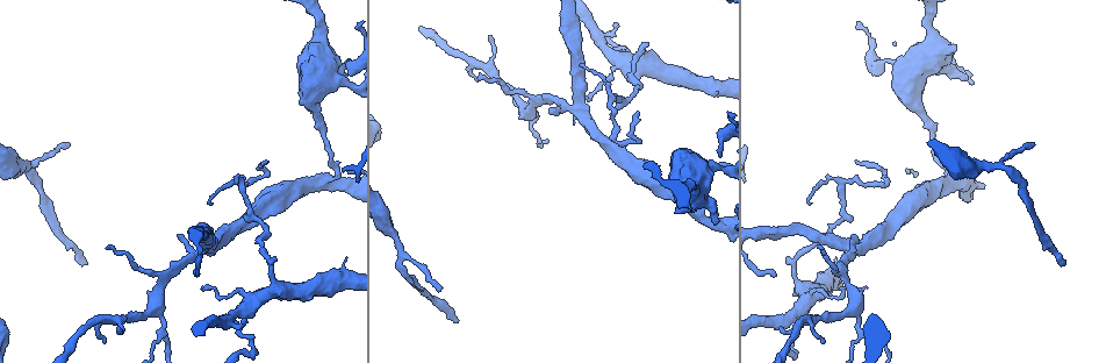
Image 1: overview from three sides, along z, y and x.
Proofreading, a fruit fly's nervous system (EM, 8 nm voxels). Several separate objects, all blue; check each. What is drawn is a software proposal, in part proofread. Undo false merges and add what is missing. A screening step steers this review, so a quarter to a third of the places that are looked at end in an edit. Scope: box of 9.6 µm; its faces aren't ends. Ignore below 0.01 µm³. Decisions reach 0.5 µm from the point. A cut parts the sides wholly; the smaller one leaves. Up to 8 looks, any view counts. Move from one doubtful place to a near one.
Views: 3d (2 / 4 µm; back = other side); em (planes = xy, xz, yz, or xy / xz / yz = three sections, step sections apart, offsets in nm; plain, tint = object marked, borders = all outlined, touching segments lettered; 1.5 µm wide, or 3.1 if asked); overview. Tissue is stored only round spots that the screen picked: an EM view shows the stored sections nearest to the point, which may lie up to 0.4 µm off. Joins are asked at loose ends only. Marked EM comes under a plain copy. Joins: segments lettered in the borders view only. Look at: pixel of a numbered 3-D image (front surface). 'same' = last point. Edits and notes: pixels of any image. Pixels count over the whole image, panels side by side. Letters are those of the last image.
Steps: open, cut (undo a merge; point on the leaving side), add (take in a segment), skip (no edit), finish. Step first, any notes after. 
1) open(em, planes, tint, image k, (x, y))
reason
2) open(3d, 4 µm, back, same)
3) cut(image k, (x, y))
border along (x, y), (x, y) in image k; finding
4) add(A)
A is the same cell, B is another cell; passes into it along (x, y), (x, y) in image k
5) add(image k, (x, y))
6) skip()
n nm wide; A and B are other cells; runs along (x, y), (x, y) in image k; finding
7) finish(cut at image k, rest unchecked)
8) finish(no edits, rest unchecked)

open(3d, 2 µm, image 1, (456, 321))
thin end

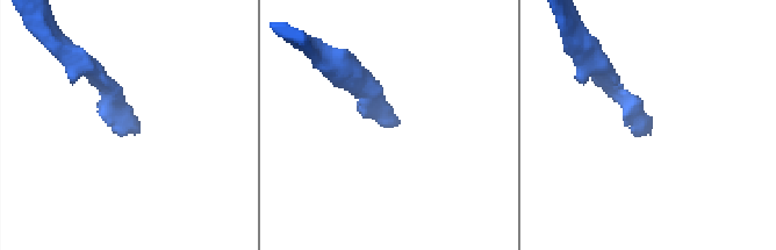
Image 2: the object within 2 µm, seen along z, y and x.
open(em, planes, borders, image 2, (396, 121))

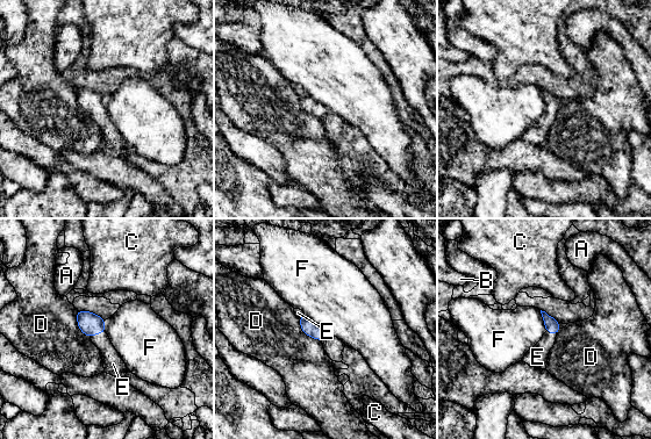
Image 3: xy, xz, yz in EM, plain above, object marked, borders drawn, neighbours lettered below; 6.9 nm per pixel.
add(E)
E is the same cell, A, B, C, D and F are other cells; passes into it along (90, 324), (97, 332), (113, 364) in image 3; it goes on there

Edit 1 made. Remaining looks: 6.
open(overview)
redraw

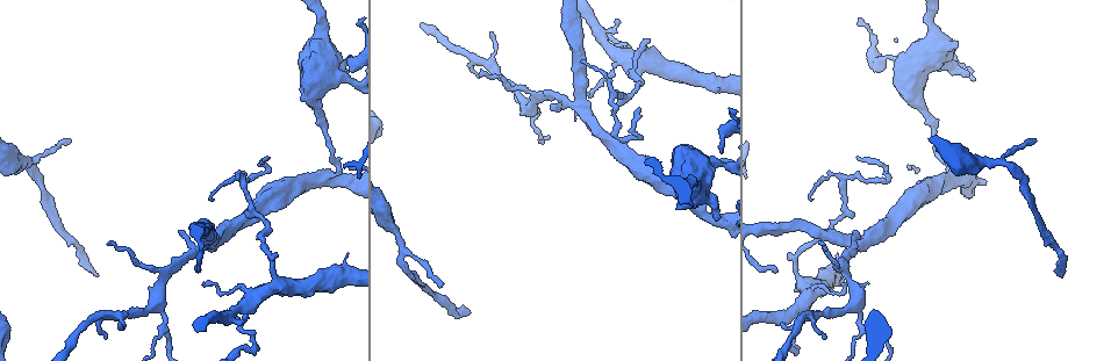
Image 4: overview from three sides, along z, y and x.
open(em, planes, borders, image 4, (104, 336))
thin end

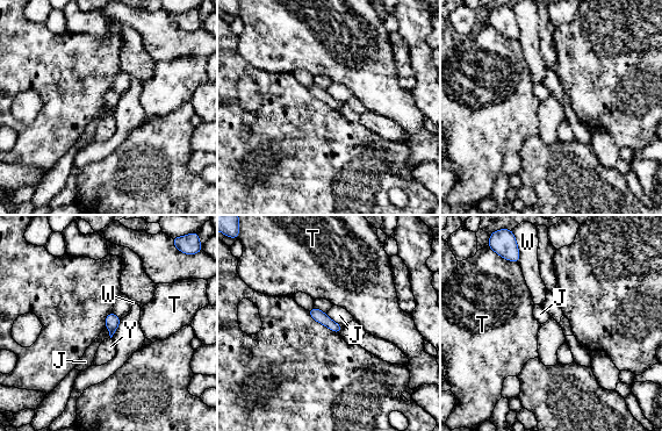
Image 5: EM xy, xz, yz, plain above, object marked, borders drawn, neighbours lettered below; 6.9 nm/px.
skip()
J touches over 160 nm; J, T, W and Y are other cells; none of them fits

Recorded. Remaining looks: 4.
open(3d, 2 µm, back, image 4, (244, 288))
thick turns thin

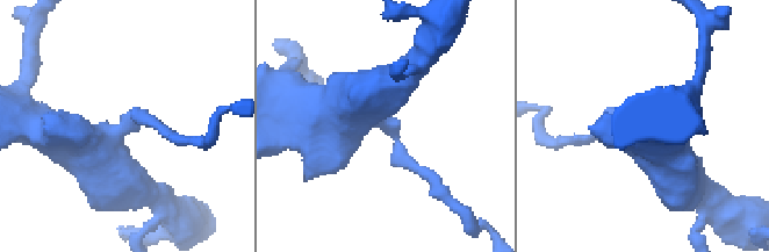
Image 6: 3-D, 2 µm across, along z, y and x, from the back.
open(em, yz, step 4, tint, image 6, (135, 119))
now the EM

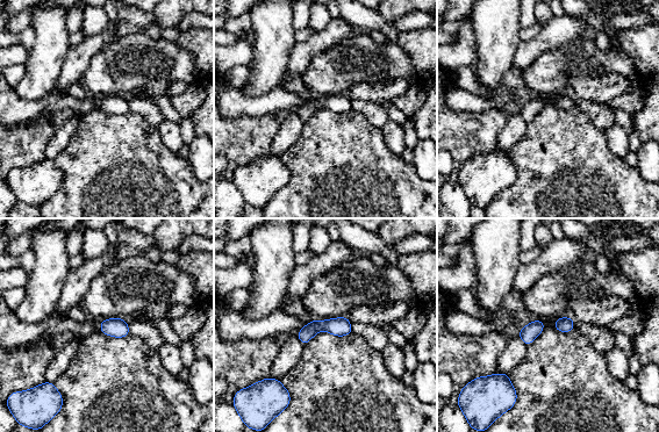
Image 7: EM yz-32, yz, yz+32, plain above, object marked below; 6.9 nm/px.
open(em, planes, borders, same)

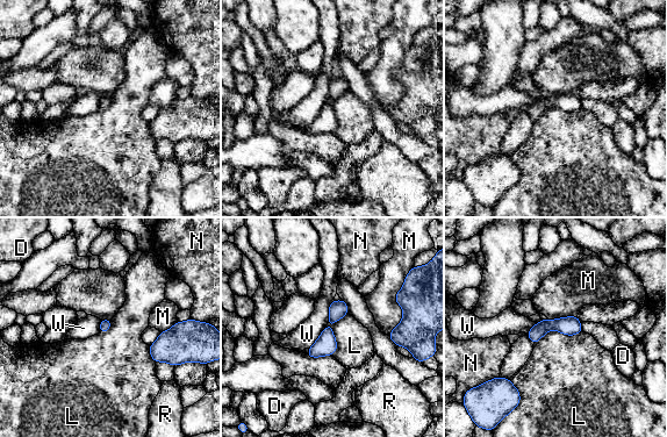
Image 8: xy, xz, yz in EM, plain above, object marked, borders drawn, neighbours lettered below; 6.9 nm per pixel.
skip()
80 nm wide; D, L, M, N, R and W are other cells; all the same neuron

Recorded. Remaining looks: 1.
finish(add at image 3, rest unchecked)

